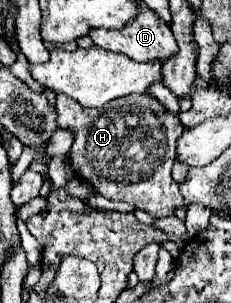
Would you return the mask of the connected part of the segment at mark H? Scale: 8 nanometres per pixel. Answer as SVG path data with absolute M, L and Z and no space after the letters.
M60 93L56 97L56 113L58 127L74 133L74 143L68 153L70 165L96 193L112 201L132 203L154 219L174 215L184 205L178 183L170 175L176 159L176 141L184 127L176 117L166 115L166 109L156 99L130 99L128 95L112 99L100 109L86 109Z

